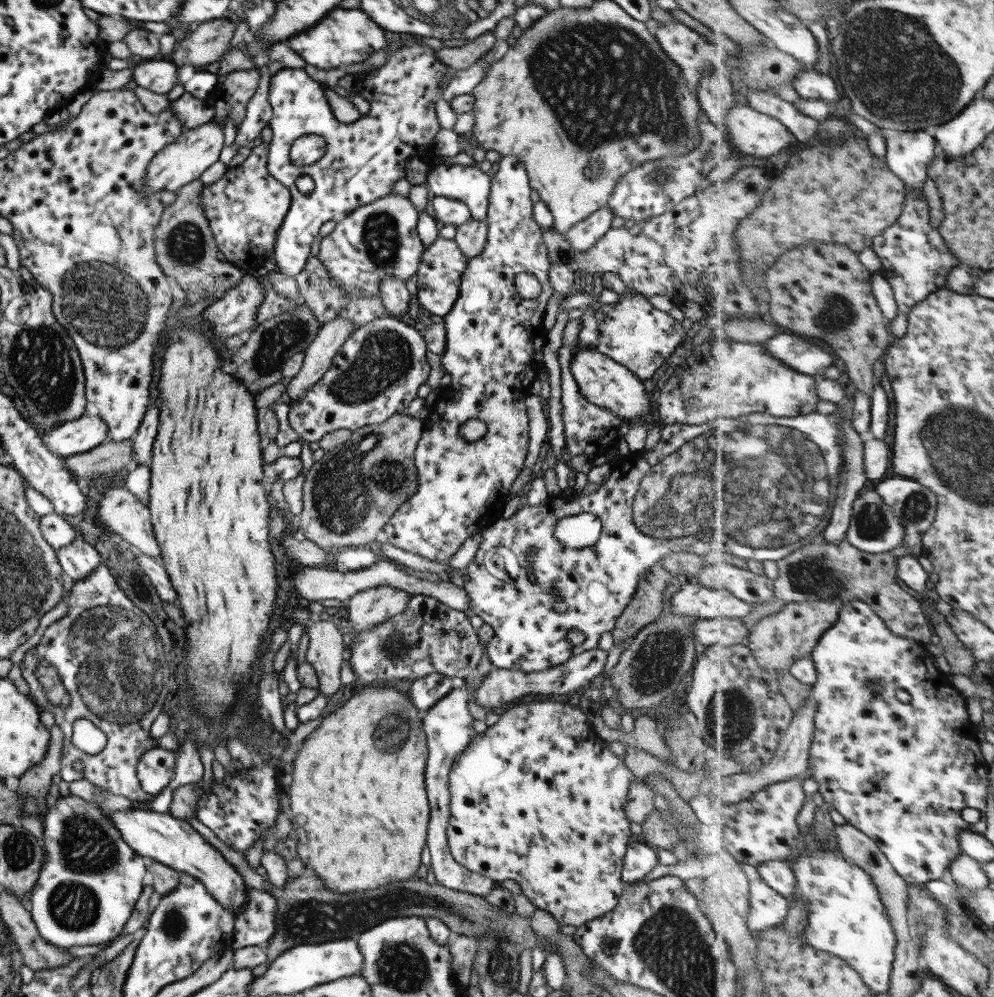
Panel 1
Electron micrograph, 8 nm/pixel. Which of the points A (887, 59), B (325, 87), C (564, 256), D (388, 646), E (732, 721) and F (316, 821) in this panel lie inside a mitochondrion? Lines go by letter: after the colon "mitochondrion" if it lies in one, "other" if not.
A: mitochondrion
B: other
C: other
D: mitochondrion
E: mitochondrion
F: other

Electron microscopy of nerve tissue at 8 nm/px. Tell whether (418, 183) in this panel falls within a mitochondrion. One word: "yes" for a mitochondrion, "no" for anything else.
no

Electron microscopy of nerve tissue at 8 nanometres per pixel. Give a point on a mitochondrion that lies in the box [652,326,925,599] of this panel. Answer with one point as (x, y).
(871, 524)

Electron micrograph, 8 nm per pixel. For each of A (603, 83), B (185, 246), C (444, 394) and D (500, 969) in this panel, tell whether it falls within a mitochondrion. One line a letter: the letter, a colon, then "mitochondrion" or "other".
A: mitochondrion
B: mitochondrion
C: other
D: mitochondrion

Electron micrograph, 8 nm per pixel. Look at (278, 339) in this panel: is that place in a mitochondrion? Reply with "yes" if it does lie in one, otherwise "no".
yes

